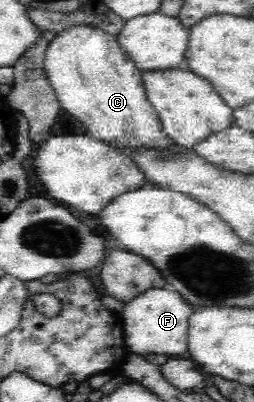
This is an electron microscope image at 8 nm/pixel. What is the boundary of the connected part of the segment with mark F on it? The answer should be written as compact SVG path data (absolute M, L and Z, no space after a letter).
M170 288L146 290L144 294L133 298L120 312L126 354L143 358L148 354L180 356L188 350L189 314L193 310L194 306Z

